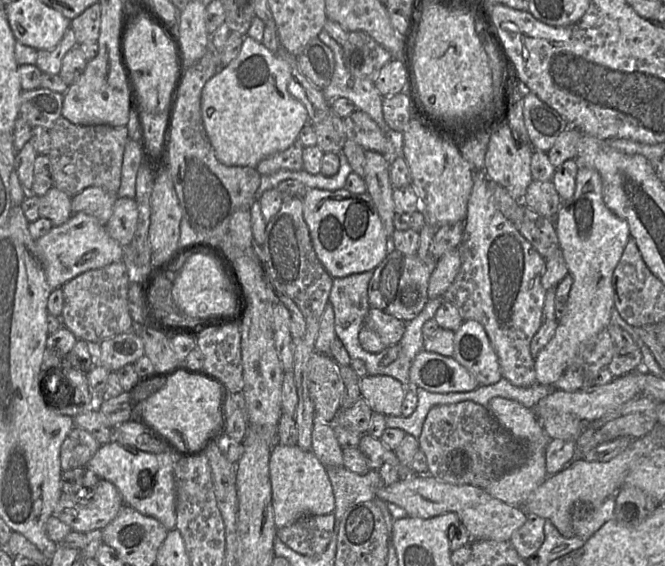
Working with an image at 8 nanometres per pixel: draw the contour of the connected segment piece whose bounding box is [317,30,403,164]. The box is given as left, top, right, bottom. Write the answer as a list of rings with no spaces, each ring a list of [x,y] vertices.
[[[324,30],[319,33],[317,38],[332,50],[335,60],[335,70],[332,80],[327,87],[322,89],[324,97],[328,101],[333,101],[338,98],[347,98],[353,102],[357,110],[363,111],[368,114],[385,133],[390,142],[394,145],[394,152],[383,154],[385,159],[390,164],[393,163],[399,156],[403,156],[403,134],[402,132],[392,130],[385,122],[382,111],[382,100],[384,97],[382,97],[373,81],[357,79],[349,72],[344,64],[342,45],[331,38],[331,36]]]

